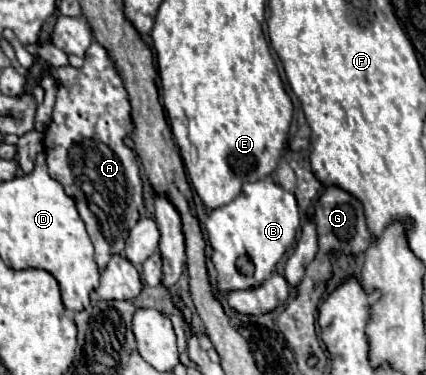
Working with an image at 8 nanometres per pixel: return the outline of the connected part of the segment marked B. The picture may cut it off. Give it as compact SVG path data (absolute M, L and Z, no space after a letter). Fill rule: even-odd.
M271 178L245 182L241 194L233 202L211 210L205 228L207 228L209 242L213 246L211 260L219 274L219 282L217 282L219 290L231 292L241 288L253 288L273 274L277 262L283 258L287 248L295 242L295 234L299 228L297 200L291 192L281 188ZM243 254L247 254L255 266L255 272L251 276L241 274L235 266L237 258Z

